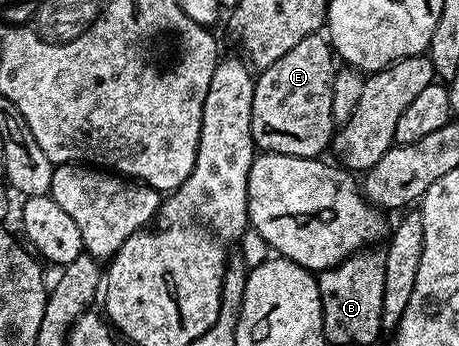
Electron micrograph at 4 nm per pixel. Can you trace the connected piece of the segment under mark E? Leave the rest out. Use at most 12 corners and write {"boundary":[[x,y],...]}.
{"boundary":[[321,33],[254,79],[259,151],[317,158],[336,133]]}

